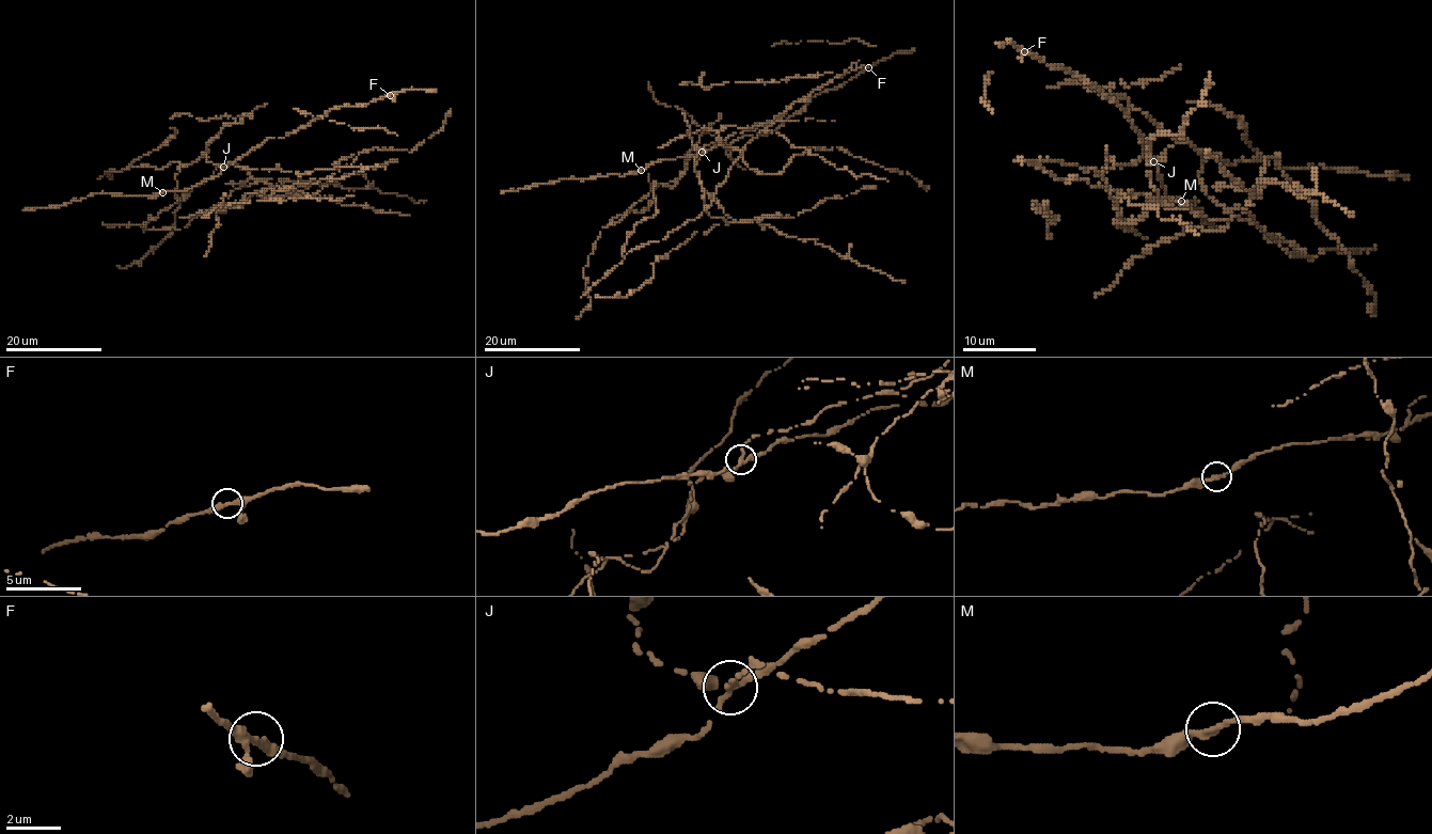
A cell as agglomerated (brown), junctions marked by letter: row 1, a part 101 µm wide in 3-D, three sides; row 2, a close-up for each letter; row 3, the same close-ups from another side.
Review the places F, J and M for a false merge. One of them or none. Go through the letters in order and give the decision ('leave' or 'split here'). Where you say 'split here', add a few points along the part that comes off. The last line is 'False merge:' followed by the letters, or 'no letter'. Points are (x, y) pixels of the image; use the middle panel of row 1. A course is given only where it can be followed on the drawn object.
F: leave
J: split here; course (703, 152), (654, 182), (625, 255), (699, 216), (742, 153), (777, 174), (836, 146), (928, 189)
M: leave
False merge: J

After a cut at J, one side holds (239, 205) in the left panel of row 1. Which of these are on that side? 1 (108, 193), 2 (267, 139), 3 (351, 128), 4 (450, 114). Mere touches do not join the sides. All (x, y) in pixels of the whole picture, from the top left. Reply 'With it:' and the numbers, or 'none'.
With it: 3, 4

